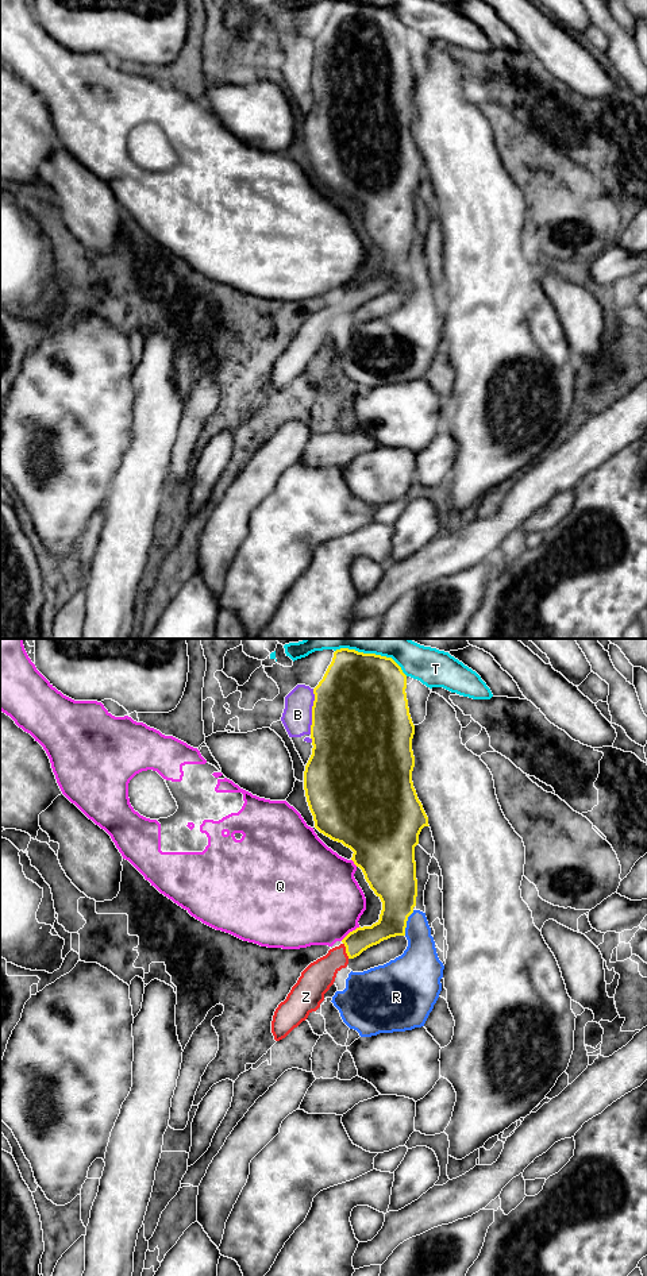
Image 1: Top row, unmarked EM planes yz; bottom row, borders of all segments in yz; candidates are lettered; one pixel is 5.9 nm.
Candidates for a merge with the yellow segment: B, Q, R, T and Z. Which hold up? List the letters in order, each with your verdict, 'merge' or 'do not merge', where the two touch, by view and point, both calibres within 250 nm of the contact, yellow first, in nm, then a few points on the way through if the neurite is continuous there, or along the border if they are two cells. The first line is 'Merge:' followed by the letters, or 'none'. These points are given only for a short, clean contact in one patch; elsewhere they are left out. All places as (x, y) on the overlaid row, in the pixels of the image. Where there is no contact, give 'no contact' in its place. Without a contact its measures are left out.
Merge: Z
B: do not merge | yz (312, 712) | 500/180 nm
Q: do not merge | yz (350, 932) | 160/500 nm
R: do not merge | yz (405, 922) | 260/220 nm
T: do not merge | yz (372, 654) | 500/220 nm
Z: merge | yz (346, 951) | 140/190 nm | across yz (361, 939), (346, 951), (316, 979)

